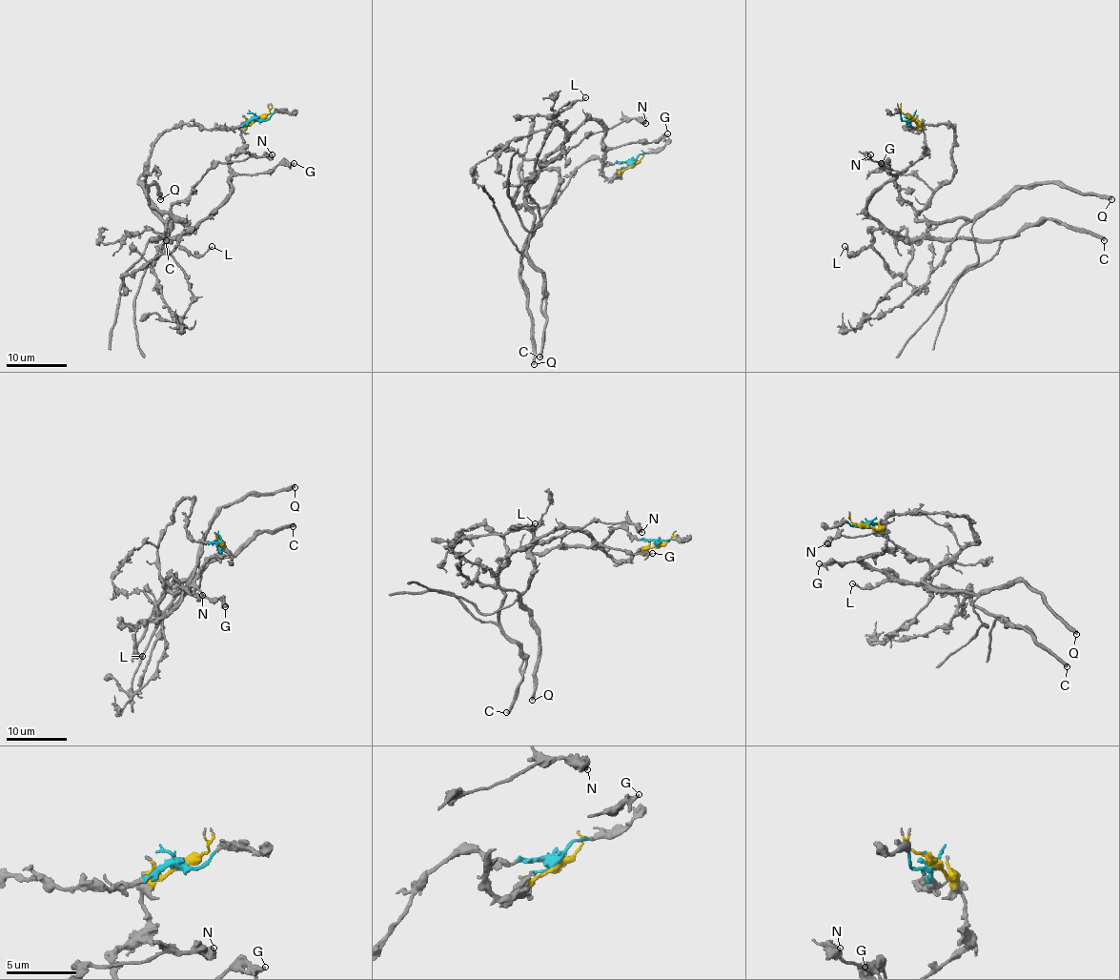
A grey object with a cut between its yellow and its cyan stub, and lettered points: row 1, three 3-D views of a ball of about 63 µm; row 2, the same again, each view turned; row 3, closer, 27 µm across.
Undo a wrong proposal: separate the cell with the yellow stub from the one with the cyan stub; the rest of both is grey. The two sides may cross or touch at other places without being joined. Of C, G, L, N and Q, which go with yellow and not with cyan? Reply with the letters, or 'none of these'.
C, G, L

